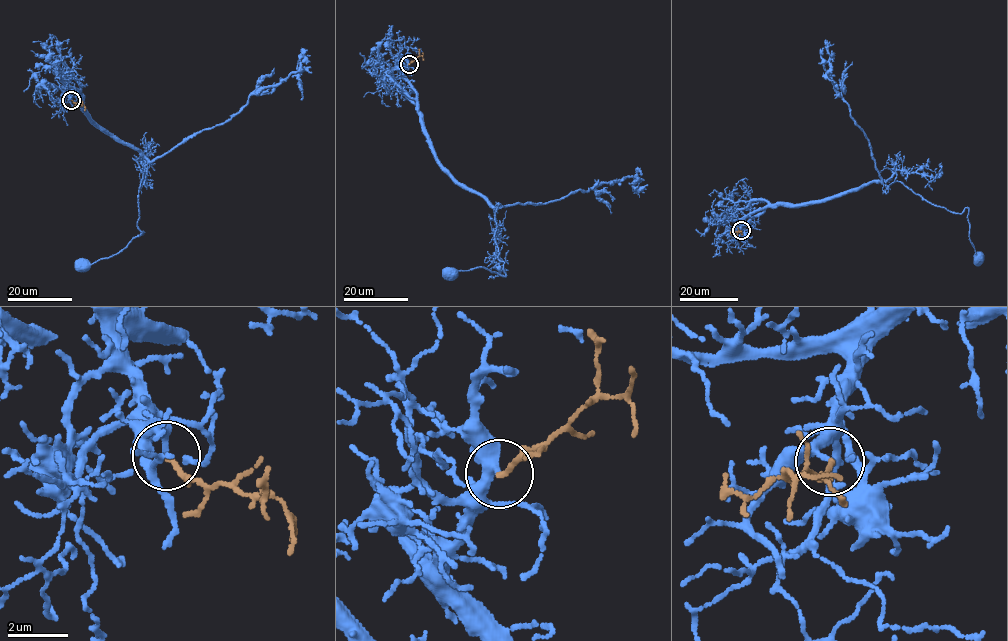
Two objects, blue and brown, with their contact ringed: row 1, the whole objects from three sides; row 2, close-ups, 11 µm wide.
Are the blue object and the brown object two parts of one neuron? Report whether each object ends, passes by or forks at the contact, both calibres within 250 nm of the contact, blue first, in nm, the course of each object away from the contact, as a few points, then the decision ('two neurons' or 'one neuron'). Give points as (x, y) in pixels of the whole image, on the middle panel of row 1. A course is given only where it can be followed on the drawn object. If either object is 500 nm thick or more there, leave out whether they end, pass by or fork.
blue passes by; brown ends; calibres 220 and 170 nm; course blue (409, 64), (403, 76), (434, 157), (496, 210), (494, 243), (505, 275), (483, 267), (449, 274); course brown (409, 64), (422, 52); one neuron

